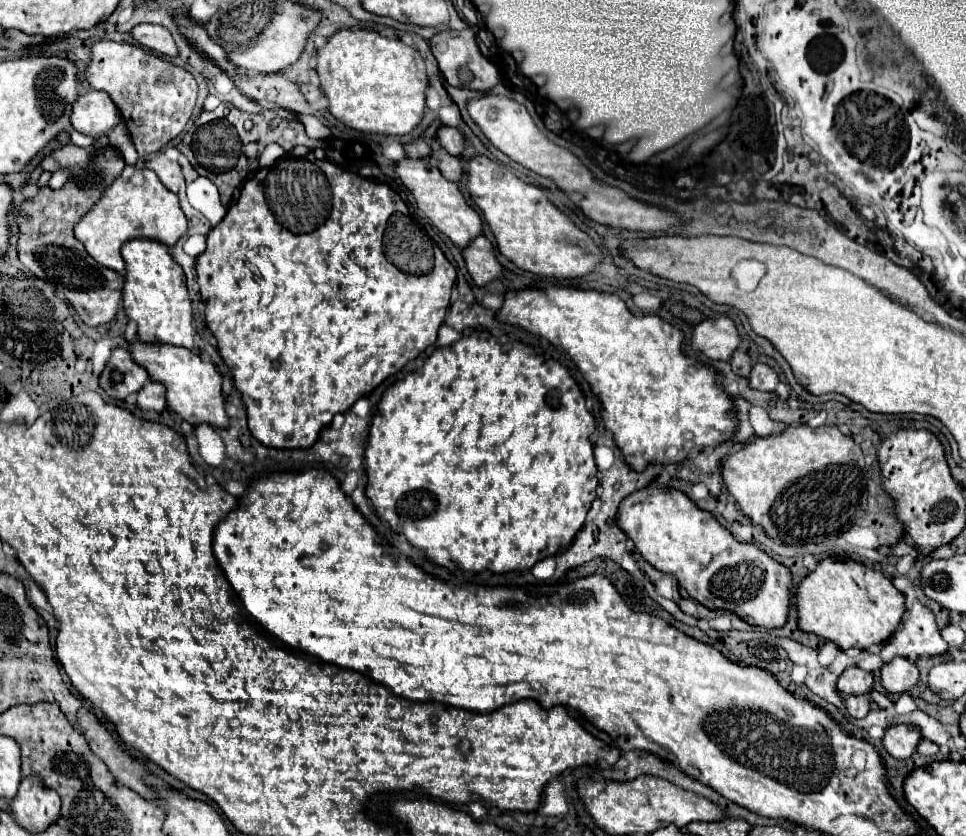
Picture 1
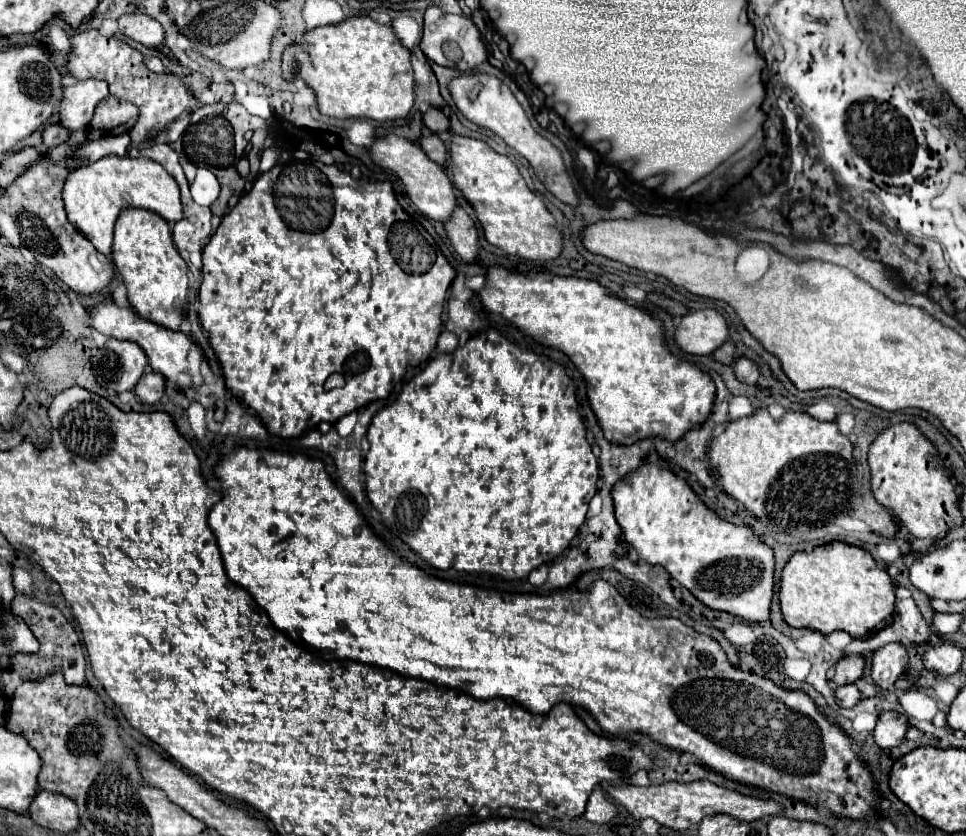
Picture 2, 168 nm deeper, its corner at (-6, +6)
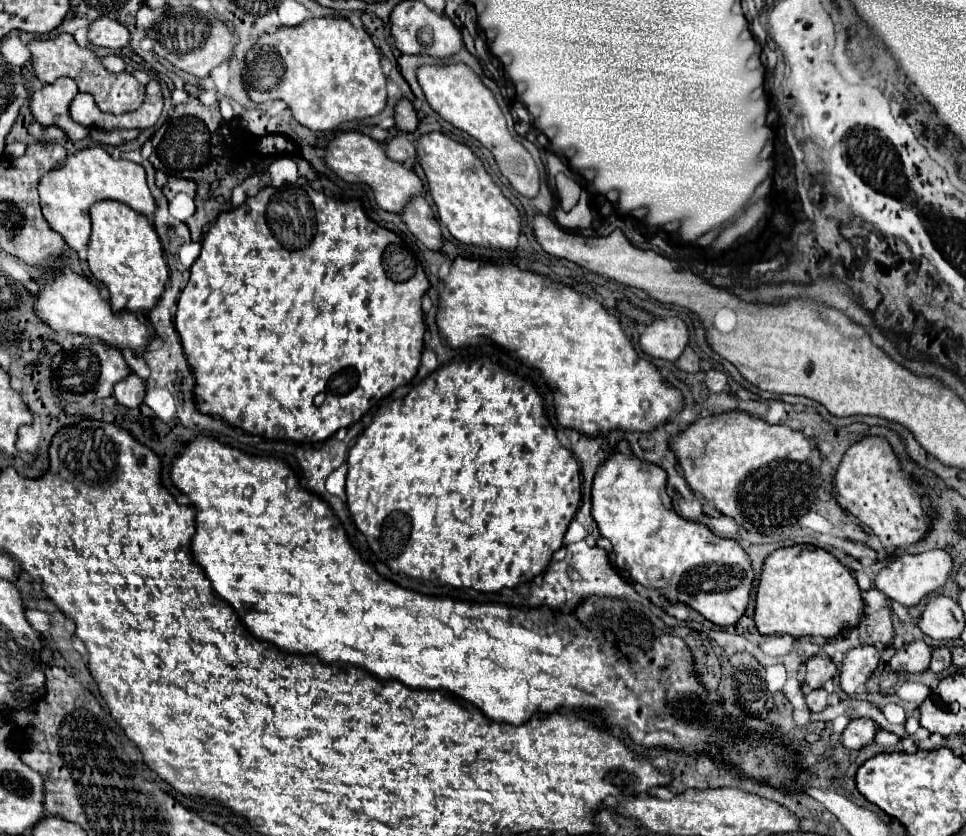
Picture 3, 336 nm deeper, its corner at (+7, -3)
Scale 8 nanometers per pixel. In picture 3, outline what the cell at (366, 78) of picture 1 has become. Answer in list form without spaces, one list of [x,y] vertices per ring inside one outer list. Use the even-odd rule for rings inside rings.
[[[311,18],[297,26],[281,26],[271,34],[261,34],[255,46],[245,54],[243,80],[251,102],[283,100],[293,118],[313,132],[335,130],[341,122],[369,118],[385,108],[387,90],[381,70],[381,54],[363,28],[355,28],[345,18]]]

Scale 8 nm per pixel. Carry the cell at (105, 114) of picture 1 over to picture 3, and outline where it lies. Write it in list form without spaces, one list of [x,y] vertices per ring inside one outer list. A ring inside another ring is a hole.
[[[61,78],[61,80],[57,80],[57,82],[53,82],[53,84],[45,84],[41,90],[37,90],[37,92],[31,94],[29,108],[31,108],[33,118],[35,118],[39,124],[43,124],[43,126],[55,124],[55,126],[59,126],[59,128],[65,128],[69,140],[73,140],[73,142],[89,136],[89,128],[83,128],[83,126],[75,124],[75,122],[71,120],[71,116],[69,116],[69,104],[71,104],[71,100],[75,98],[75,94],[77,94],[77,84],[75,84],[71,78]]]

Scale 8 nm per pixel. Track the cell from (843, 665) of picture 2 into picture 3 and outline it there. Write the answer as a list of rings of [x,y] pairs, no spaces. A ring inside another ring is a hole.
[[[811,656],[803,664],[805,670],[805,686],[809,688],[821,688],[827,680],[831,680],[837,672],[835,664],[827,656]]]

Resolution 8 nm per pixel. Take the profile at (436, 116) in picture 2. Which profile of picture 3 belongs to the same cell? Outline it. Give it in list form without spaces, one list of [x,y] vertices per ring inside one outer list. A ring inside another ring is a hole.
[[[401,98],[395,104],[395,126],[401,132],[415,132],[417,130],[417,112],[413,108],[413,104],[407,98]]]

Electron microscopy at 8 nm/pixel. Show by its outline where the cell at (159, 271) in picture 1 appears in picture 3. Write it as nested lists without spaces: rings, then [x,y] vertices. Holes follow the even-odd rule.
[[[99,202],[91,206],[91,238],[87,264],[91,274],[111,292],[115,312],[145,312],[153,308],[169,280],[169,268],[163,256],[161,240],[147,216],[131,210],[121,202]]]

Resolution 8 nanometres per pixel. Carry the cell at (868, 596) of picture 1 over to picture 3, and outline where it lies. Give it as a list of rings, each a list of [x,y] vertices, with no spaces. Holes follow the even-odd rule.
[[[797,544],[779,548],[763,560],[763,570],[755,594],[755,626],[761,634],[823,636],[827,640],[853,628],[863,614],[863,600],[849,568],[839,564],[829,552]]]

